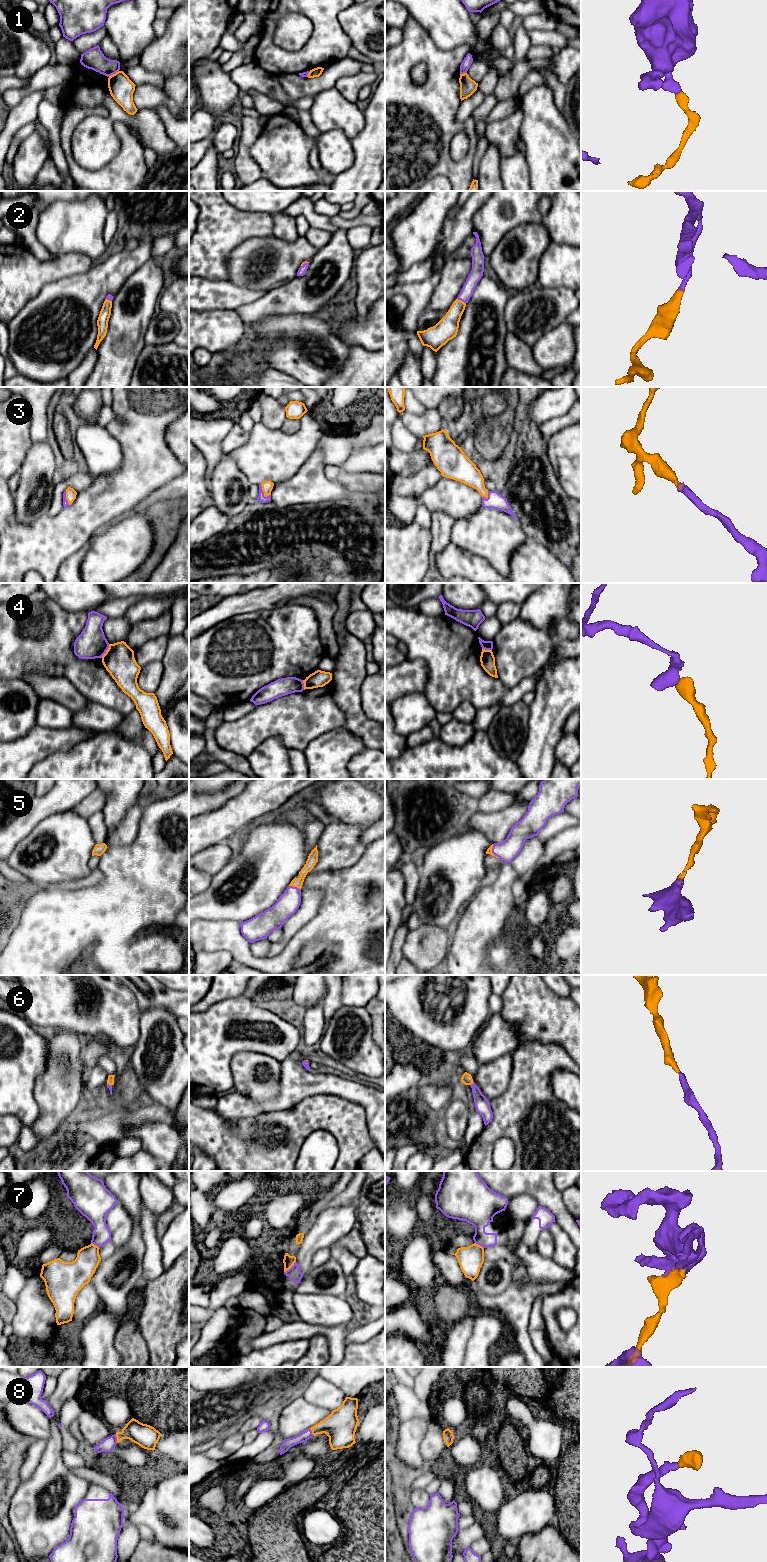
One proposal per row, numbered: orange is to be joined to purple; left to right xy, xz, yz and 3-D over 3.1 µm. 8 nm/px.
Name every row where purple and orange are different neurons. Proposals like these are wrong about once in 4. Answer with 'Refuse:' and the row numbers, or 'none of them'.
Refuse: 1, 4, 7

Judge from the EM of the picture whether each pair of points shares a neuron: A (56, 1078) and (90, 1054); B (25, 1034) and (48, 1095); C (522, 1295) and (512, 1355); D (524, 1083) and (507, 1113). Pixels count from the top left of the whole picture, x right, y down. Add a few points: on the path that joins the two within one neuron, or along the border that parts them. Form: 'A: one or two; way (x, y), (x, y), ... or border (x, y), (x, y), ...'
A: two; border (85, 1038), (81, 1058)
B: two; border (48, 1053), (47, 1066), (35, 1082), (34, 1098)
C: two; border (518, 1346), (525, 1356)
D: one; way (524, 1090), (524, 1096), (514, 1106)

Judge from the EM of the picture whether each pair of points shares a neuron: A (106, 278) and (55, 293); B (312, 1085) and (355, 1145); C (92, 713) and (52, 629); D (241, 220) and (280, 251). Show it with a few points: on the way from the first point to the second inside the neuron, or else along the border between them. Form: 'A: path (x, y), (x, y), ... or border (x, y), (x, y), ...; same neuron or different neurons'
A: path (93, 286), (85, 293), (68, 293); same neuron
B: border (342, 1098), (316, 1094), (297, 1103); different neurons
C: border (89, 700), (111, 709); different neurons
D: border (272, 235), (267, 237), (250, 237), (241, 244); different neurons

